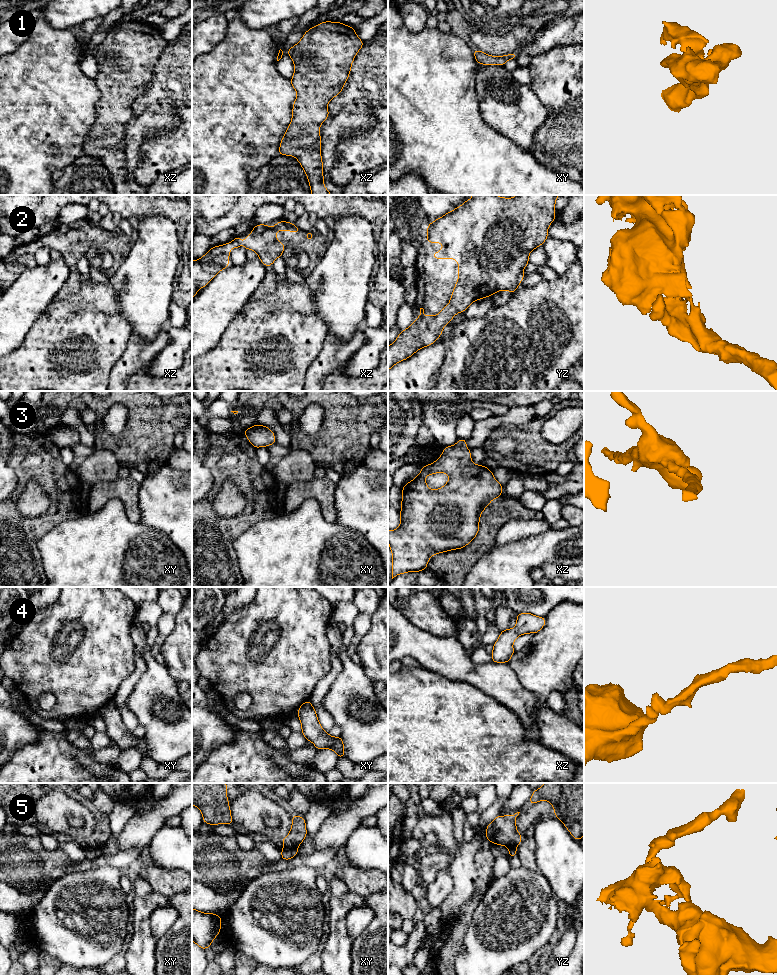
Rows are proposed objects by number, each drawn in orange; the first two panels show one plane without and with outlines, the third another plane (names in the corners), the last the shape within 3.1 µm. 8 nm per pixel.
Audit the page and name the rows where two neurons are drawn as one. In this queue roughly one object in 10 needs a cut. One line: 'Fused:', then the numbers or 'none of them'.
Fused: 5

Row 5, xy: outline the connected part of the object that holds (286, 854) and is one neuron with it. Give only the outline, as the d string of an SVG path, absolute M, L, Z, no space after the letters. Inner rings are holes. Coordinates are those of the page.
M297 848L281 849L282 860L290 860L298 854Z

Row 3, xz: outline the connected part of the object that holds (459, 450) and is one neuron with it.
M459 439L453 446L444 447L442 455L434 463L421 467L419 475L403 486L400 526L388 531L389 548L393 556L392 579L403 573L427 569L429 559L435 554L467 546L479 532L481 513L491 500L502 497L503 486L494 478L492 470L472 462L471 450L466 447L466 443L467 439ZM435 473L447 473L449 480L443 487L431 490L425 477Z

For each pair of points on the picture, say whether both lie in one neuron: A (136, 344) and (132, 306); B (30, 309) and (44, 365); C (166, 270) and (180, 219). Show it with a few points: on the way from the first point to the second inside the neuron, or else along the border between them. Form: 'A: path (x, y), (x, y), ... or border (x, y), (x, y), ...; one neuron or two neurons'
A: border (158, 331), (149, 341), (143, 341), (133, 332); two neurons
B: border (48, 303), (21, 342); two neurons
C: border (161, 214), (174, 223), (176, 236), (180, 242); two neurons

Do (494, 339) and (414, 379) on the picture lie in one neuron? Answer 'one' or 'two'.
two

